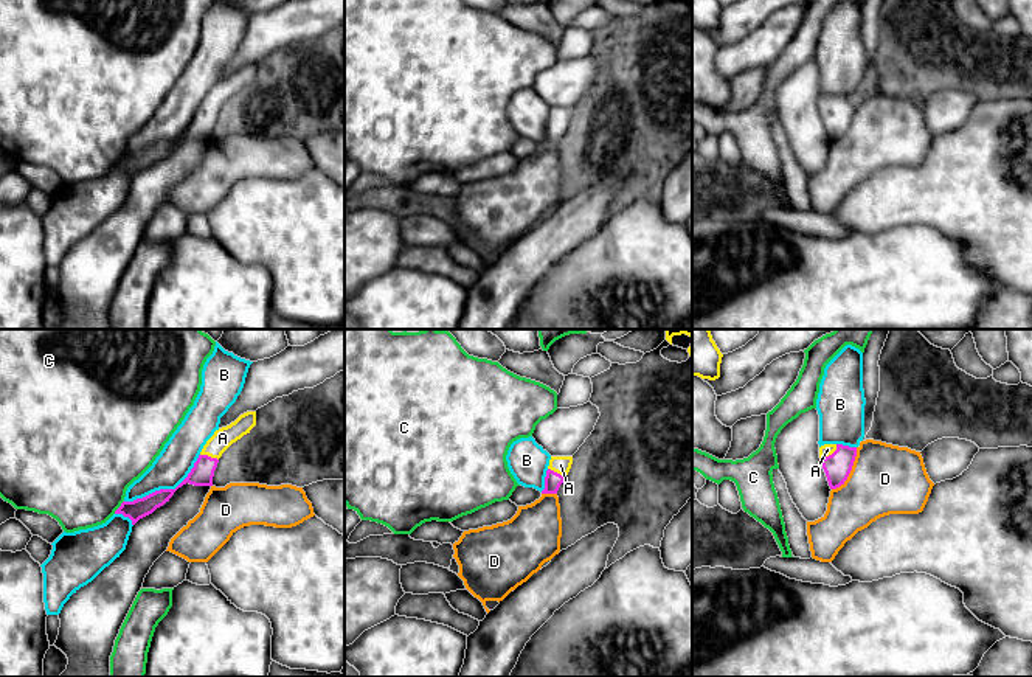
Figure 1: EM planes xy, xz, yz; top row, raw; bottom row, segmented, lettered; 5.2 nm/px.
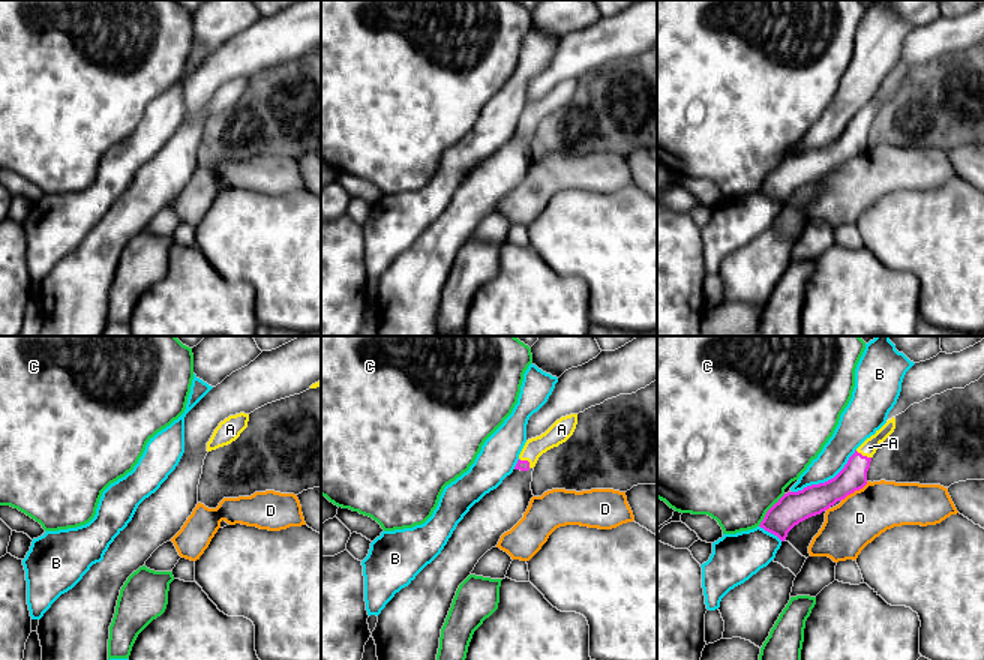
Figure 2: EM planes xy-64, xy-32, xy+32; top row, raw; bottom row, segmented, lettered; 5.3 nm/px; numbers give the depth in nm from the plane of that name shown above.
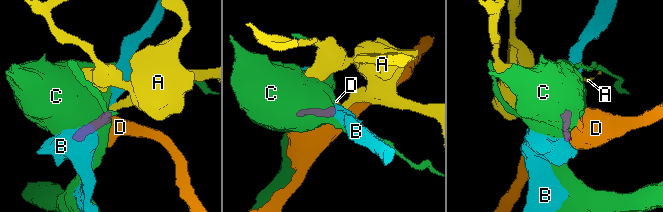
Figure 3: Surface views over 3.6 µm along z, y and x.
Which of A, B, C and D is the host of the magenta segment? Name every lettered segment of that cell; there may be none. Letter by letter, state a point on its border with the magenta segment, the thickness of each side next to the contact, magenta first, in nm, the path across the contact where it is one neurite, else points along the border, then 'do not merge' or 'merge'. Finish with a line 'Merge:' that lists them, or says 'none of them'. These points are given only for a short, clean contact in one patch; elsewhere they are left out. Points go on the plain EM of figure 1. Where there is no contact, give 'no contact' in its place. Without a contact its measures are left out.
A: meets magenta in yz at (832, 106); 140 nm thick on the magenta side, 60 nm on the other; runs through yz (837, 118), (832, 106), (827, 101); merge
B: meets magenta in xy at (166, 142); 120 nm thick on the magenta side, 180 nm on the other; do not merge
C: meets magenta in xy at (120, 159); 100 nm thick on the magenta side, 480 nm on the other; border along xy (123, 152), (114, 165); do not merge
D: meets magenta in yz at (851, 121); 140 nm thick on the magenta side, 360 nm on the other; do not merge
Merge: A

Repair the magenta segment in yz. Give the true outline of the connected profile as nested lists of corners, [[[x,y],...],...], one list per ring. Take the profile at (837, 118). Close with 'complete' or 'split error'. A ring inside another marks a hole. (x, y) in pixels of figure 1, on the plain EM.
[[[824,96],[819,99],[821,116],[830,141],[836,141],[844,137],[852,123],[855,109],[857,99],[843,96]]]; split error

